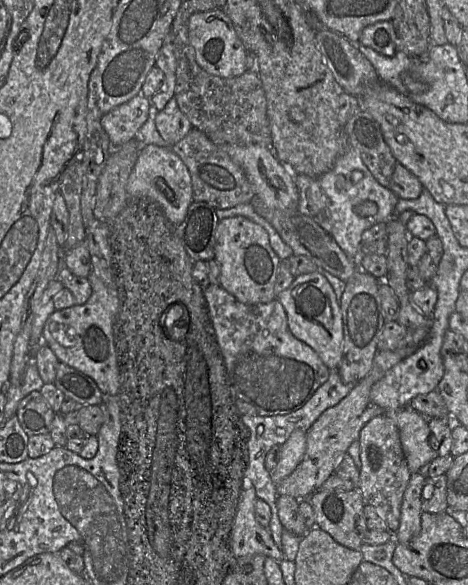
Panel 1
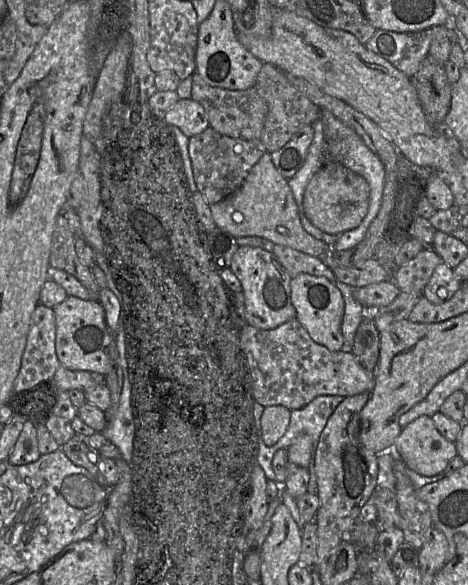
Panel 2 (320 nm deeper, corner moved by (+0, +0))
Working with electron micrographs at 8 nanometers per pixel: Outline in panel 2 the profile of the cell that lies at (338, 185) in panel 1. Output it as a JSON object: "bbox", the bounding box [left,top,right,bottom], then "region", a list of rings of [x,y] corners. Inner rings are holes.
{"bbox":[288,110,385,246],"region":[[[322,110],[321,117],[311,125],[314,129],[314,138],[308,150],[307,157],[296,174],[288,179],[288,184],[297,205],[301,225],[311,235],[324,241],[327,245],[332,246],[340,235],[327,234],[315,227],[307,219],[303,210],[303,196],[310,179],[328,163],[342,164],[365,178],[370,187],[370,203],[368,212],[360,224],[363,225],[364,222],[369,222],[371,219],[375,219],[380,210],[385,186],[385,168],[379,157],[364,144],[362,139],[328,110]]]}

